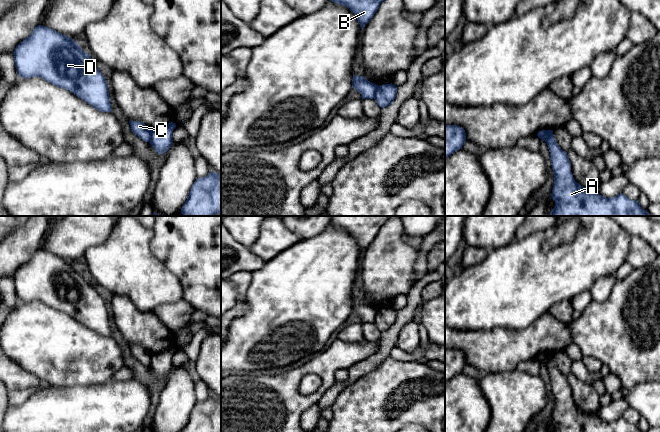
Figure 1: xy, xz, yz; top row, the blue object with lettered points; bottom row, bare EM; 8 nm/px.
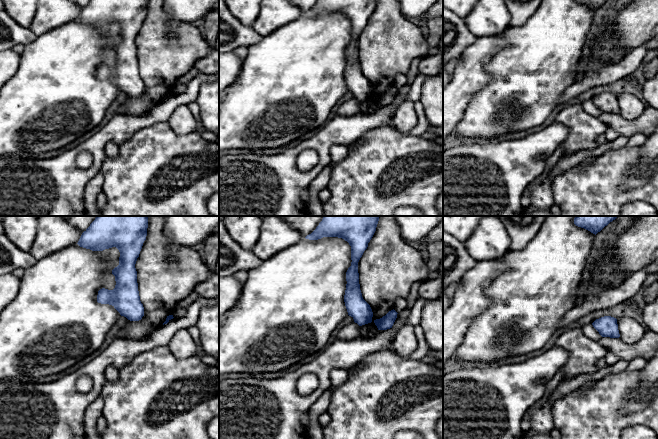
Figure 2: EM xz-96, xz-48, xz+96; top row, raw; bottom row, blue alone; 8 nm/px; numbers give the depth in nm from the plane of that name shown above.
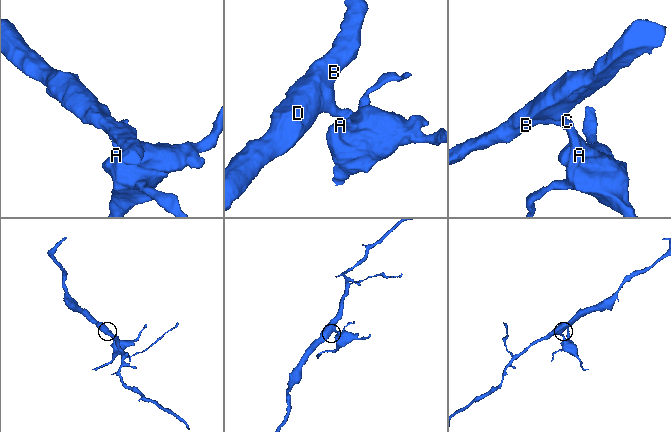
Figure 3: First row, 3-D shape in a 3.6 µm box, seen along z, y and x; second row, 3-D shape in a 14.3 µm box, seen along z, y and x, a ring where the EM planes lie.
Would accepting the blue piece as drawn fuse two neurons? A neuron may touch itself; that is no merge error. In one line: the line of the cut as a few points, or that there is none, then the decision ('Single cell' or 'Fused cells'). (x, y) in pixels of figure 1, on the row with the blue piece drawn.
Split along xy (151, 130), (151, 136), (148, 141). Fused cells

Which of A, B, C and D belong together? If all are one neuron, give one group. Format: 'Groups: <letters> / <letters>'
Groups: A / B C D

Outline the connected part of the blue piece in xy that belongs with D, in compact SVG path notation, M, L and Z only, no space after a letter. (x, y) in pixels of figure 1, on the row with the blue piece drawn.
M37 25L32 33L16 46L13 55L19 77L41 77L59 88L69 90L97 110L112 113L105 77L94 65L91 56L84 52L74 39L51 28Z

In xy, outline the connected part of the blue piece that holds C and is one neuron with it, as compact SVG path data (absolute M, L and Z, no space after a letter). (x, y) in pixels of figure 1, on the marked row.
M129 121L132 132L141 138L144 142L149 142L151 138L151 130L140 121Z

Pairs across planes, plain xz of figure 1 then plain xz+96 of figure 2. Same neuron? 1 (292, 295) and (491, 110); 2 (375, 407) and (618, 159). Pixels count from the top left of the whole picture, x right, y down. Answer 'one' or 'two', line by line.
1: one
2: one

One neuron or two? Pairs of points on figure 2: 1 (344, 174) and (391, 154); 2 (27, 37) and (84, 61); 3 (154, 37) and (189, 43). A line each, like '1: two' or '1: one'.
1: one
2: two
3: one

